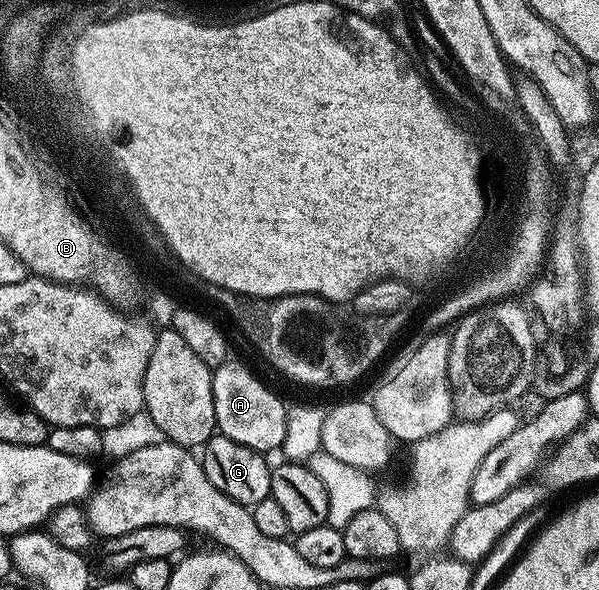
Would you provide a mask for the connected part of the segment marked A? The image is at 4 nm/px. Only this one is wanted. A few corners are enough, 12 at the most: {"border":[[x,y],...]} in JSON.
{"border":[[241,363],[213,370],[217,430],[282,448],[288,406]]}

